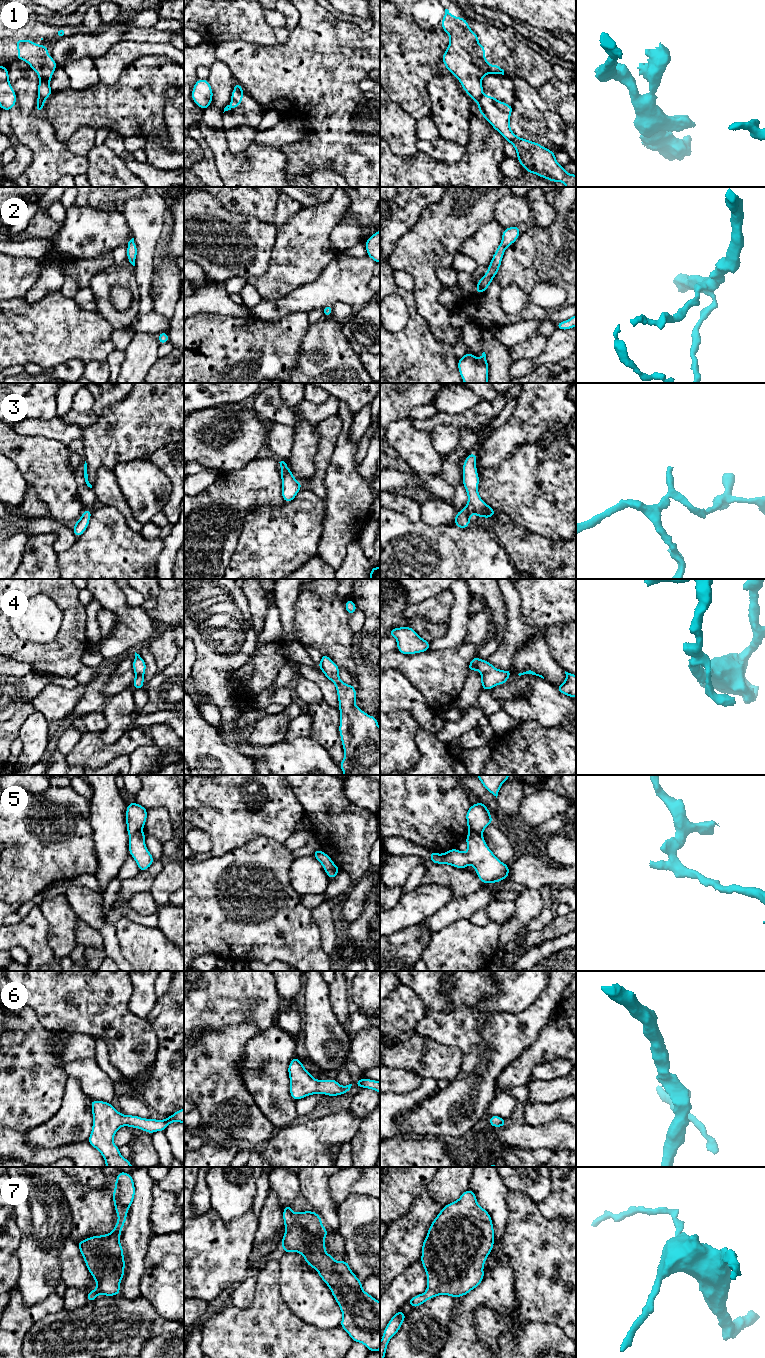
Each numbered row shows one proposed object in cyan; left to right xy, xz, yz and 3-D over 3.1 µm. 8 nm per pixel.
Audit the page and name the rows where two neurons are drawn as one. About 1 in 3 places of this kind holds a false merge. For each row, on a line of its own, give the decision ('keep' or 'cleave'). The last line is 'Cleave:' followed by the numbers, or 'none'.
1: cleave
2: keep
3: keep
4: keep
5: cleave
6: keep
7: keep
Cleave: 1, 5

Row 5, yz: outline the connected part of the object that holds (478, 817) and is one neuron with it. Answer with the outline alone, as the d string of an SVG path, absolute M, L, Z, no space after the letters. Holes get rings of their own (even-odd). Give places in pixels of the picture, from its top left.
M481 802L471 805L466 812L466 820L469 832L475 832L480 835L493 822L487 806Z

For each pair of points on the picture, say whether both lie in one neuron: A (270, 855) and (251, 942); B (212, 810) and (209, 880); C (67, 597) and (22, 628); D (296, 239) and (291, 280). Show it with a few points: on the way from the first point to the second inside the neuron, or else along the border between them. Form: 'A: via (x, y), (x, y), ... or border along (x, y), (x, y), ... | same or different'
A: via (262, 877), (261, 884), (253, 892), (254, 920) | same
B: border along (235, 847), (222, 854), (213, 856) | different
C: border along (34, 595), (45, 594), (57, 605), (60, 627) | different
D: via (296, 249), (296, 260), (291, 266), (291, 270) | same

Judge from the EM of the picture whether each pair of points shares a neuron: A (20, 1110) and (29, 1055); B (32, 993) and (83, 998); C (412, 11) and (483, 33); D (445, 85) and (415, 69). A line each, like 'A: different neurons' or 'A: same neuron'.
A: same neuron
B: same neuron
C: same neuron
D: different neurons

